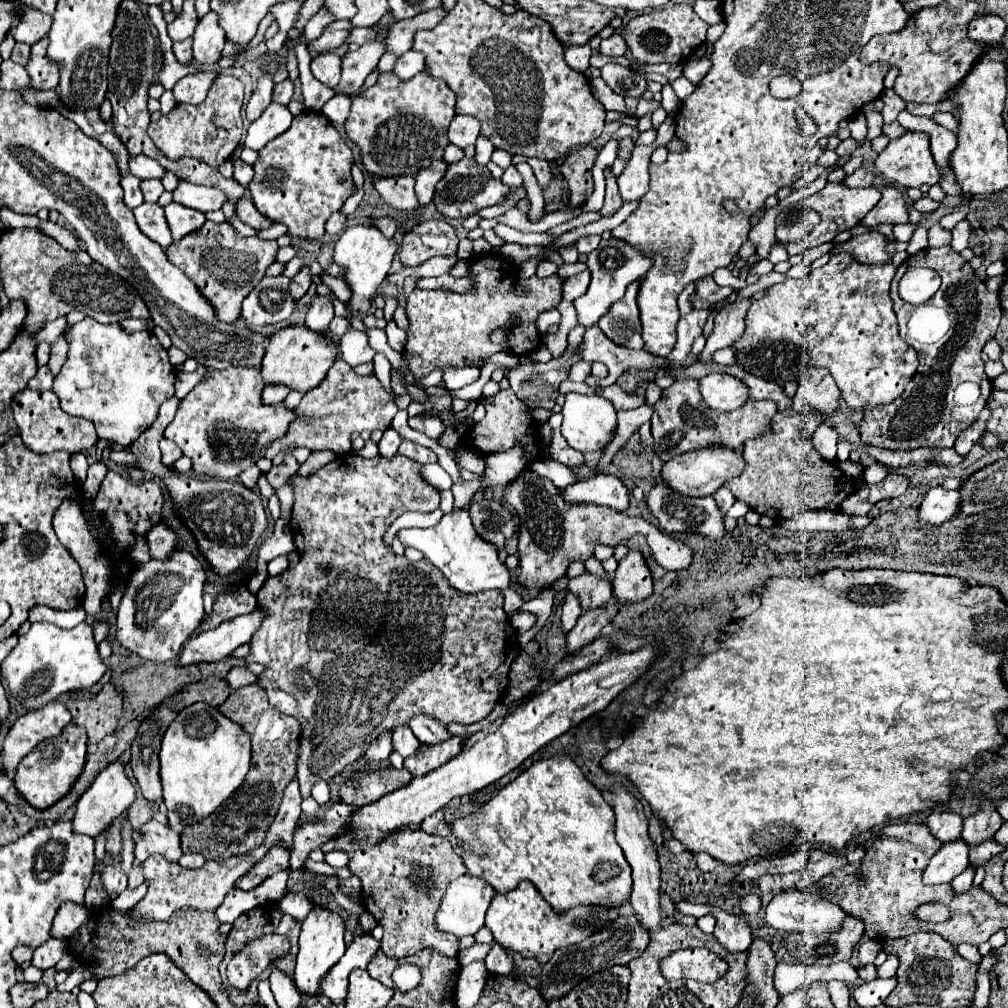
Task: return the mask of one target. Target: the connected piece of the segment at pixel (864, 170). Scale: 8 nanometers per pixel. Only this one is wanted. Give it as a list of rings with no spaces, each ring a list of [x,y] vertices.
[[[860,167],[852,175],[846,175],[842,179],[842,185],[846,187],[870,187],[872,183],[874,183],[874,173],[868,167]]]

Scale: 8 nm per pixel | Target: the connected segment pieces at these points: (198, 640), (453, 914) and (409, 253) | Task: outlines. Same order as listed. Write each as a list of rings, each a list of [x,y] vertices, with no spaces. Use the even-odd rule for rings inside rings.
[[[258,607],[248,615],[224,621],[216,629],[204,631],[198,637],[188,639],[180,653],[180,665],[200,663],[200,661],[214,663],[228,657],[236,647],[252,639],[252,635],[260,629],[266,615],[268,615],[266,609]]]
[[[464,873],[450,883],[436,913],[436,927],[456,937],[474,935],[484,925],[484,915],[494,893],[488,881]]]
[[[446,221],[416,223],[400,243],[400,261],[404,267],[420,265],[434,255],[454,255],[458,251],[456,229]]]

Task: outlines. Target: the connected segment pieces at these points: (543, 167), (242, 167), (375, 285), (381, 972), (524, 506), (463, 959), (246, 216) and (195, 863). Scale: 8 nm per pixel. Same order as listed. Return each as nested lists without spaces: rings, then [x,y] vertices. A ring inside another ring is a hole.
[[[528,159],[528,165],[532,167],[536,179],[538,179],[538,185],[542,187],[542,191],[548,189],[548,183],[552,181],[552,171],[550,171],[550,165],[548,161],[544,159]]]
[[[236,159],[234,161],[234,179],[240,183],[240,185],[248,185],[252,179],[254,179],[254,169],[252,165],[244,163],[242,159]]]
[[[354,225],[348,227],[338,243],[336,243],[336,253],[334,253],[334,263],[340,265],[344,271],[342,279],[348,283],[348,287],[352,289],[352,295],[346,303],[348,311],[352,315],[366,315],[372,307],[372,299],[376,297],[384,277],[388,275],[390,263],[394,259],[394,253],[398,249],[396,239],[386,239],[382,237],[382,233],[376,227],[366,227],[366,225]]]
[[[378,951],[378,955],[374,957],[374,961],[372,961],[370,967],[368,967],[368,973],[370,973],[374,979],[382,981],[386,987],[392,987],[392,989],[394,989],[390,975],[392,975],[392,971],[394,971],[400,963],[402,963],[400,959],[390,959],[390,957],[382,955],[382,951]]]
[[[522,473],[504,491],[504,501],[508,501],[520,517],[518,583],[526,589],[538,589],[538,591],[554,589],[556,583],[566,577],[568,565],[574,561],[584,563],[588,557],[594,555],[596,545],[612,545],[612,547],[622,545],[636,533],[648,539],[648,545],[654,551],[656,561],[666,571],[680,571],[692,563],[692,553],[682,541],[676,541],[674,537],[666,535],[664,531],[644,521],[642,517],[628,517],[626,513],[608,507],[594,507],[594,505],[566,507],[566,503],[562,503],[560,489],[554,487],[552,481],[540,479],[534,473]]]
[[[474,943],[472,947],[460,951],[460,955],[458,955],[458,963],[460,963],[460,965],[468,965],[468,963],[472,963],[472,961],[482,961],[482,959],[488,955],[488,951],[490,951],[490,945]]]
[[[242,197],[242,199],[236,201],[236,217],[242,219],[244,223],[248,223],[254,229],[270,227],[270,219],[258,215],[258,209],[254,207],[254,203],[250,203],[248,197]]]
[[[188,853],[188,855],[184,855],[178,863],[180,863],[182,867],[186,867],[186,869],[200,869],[200,867],[206,863],[206,859],[204,859],[200,853]]]

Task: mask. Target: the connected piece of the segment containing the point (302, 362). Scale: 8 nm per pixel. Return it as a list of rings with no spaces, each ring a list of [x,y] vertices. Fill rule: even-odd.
[[[294,325],[280,329],[268,339],[260,375],[264,379],[264,385],[286,385],[294,391],[308,393],[310,389],[320,385],[334,359],[336,359],[336,349],[332,339],[318,339],[314,331],[306,331],[306,327]]]

